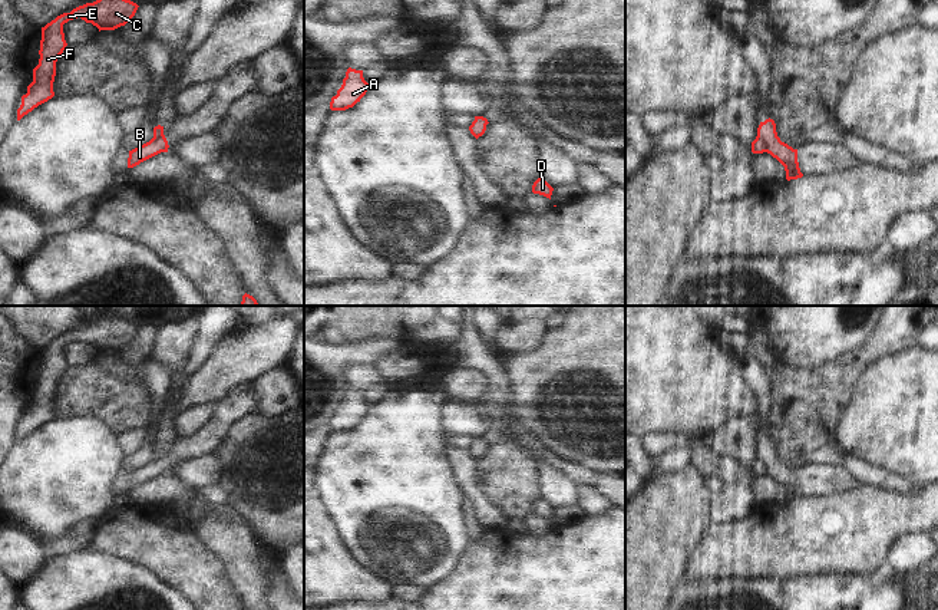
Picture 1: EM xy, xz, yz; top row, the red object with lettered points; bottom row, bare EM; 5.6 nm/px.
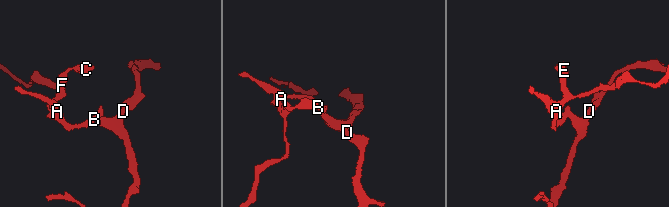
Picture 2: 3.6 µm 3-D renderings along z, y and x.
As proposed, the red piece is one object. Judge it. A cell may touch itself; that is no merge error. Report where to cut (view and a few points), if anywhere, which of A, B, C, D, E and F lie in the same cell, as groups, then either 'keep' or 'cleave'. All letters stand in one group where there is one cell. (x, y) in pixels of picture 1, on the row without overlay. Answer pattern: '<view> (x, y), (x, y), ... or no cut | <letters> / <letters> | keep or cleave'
yz (758, 457), (765, 464), (766, 472) | A B C E F / D | cleave

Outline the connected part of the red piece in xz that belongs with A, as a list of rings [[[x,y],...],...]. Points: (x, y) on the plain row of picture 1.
[[[349,389],[337,416],[331,419],[331,432],[353,429],[366,416],[370,406],[363,399],[363,392]]]

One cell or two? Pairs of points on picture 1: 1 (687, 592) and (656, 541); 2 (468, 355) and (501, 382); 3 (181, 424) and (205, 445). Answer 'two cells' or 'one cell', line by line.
1: two cells
2: one cell
3: two cells

